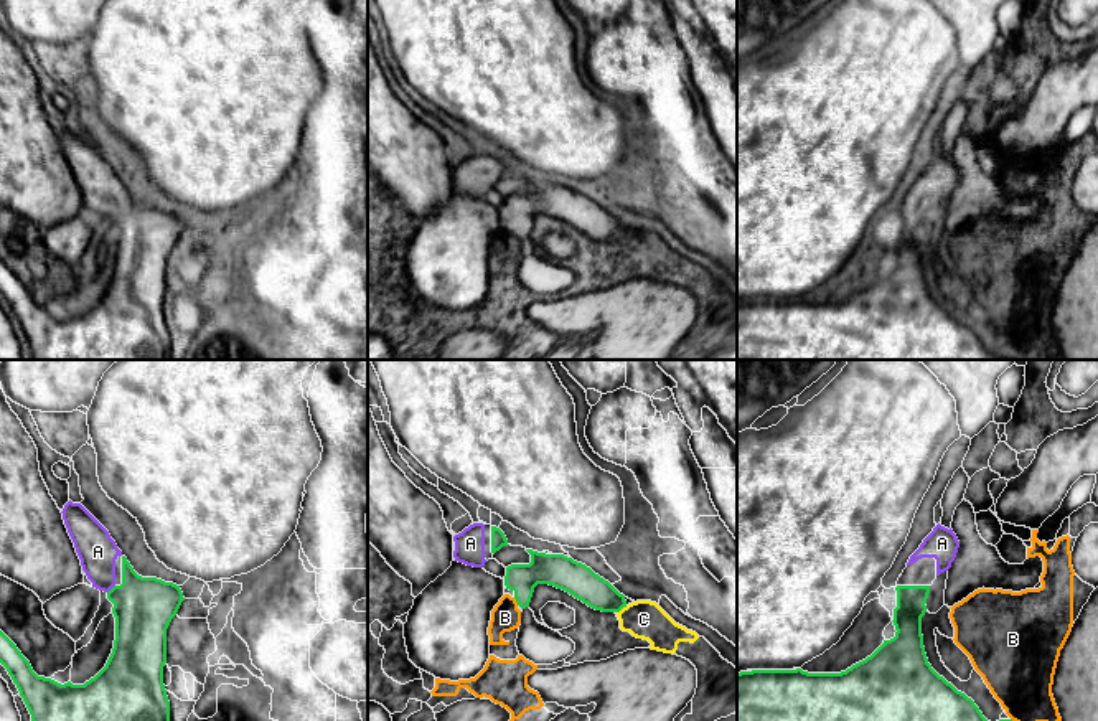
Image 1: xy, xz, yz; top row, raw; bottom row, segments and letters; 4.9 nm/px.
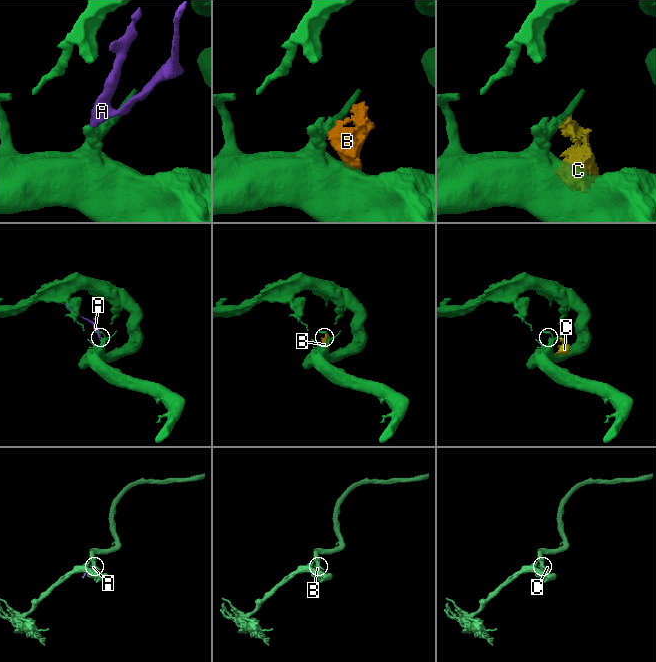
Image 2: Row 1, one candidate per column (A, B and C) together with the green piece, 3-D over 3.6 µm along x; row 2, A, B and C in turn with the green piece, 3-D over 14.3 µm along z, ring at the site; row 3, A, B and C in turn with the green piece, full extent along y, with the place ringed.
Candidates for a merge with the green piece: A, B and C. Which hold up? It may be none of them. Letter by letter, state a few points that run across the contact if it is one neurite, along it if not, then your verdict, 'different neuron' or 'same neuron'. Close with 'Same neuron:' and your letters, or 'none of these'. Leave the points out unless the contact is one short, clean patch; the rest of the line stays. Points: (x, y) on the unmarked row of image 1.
A: same neuron
B: different neuron
C: xz (627, 236), (617, 243) | different neuron
Same neuron: A

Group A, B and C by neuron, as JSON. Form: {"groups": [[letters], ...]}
{"groups": [["A"], ["B", "C"]]}

